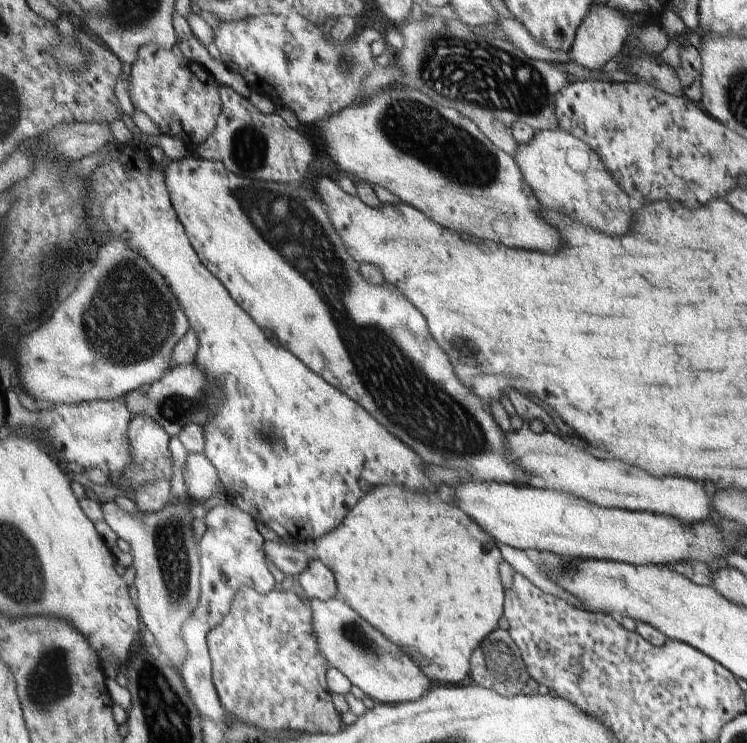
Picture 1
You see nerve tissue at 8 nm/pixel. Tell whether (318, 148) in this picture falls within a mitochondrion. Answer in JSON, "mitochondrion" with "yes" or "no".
{"mitochondrion":"no"}

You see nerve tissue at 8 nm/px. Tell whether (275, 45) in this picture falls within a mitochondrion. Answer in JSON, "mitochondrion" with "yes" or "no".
{"mitochondrion":"no"}

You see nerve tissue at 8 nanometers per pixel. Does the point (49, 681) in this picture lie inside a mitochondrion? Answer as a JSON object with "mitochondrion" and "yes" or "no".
{"mitochondrion":"yes"}

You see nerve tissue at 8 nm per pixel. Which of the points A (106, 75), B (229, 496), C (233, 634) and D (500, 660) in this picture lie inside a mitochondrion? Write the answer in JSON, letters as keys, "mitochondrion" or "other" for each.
{"A":"other","B":"other","C":"other","D":"mitochondrion"}

